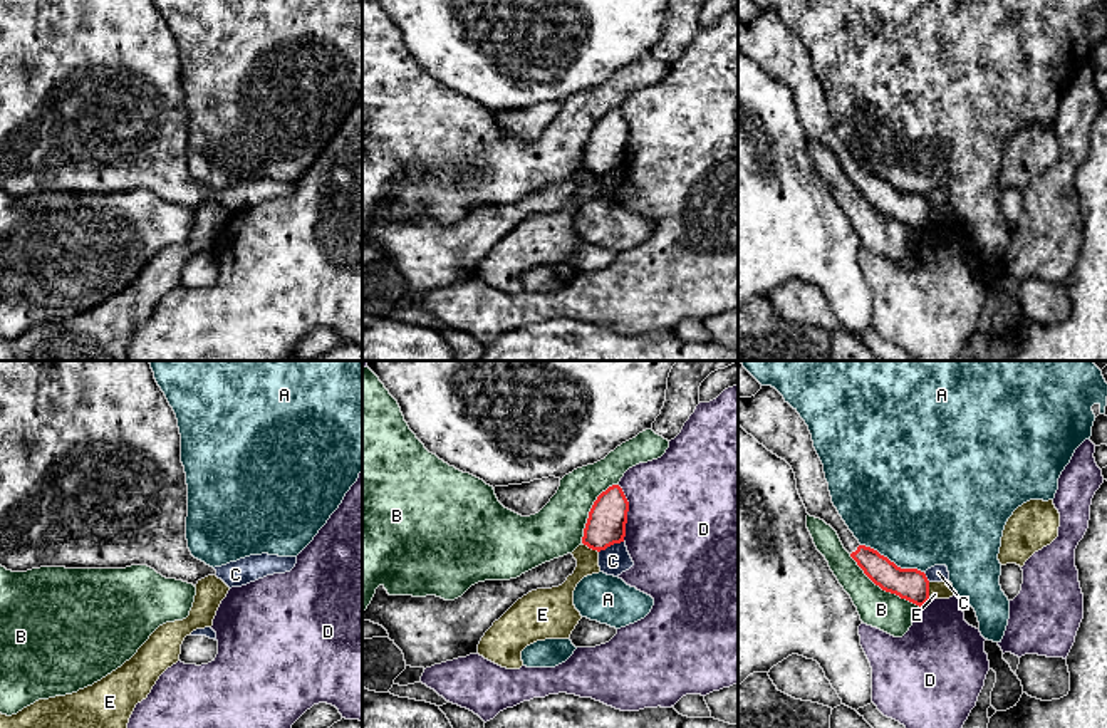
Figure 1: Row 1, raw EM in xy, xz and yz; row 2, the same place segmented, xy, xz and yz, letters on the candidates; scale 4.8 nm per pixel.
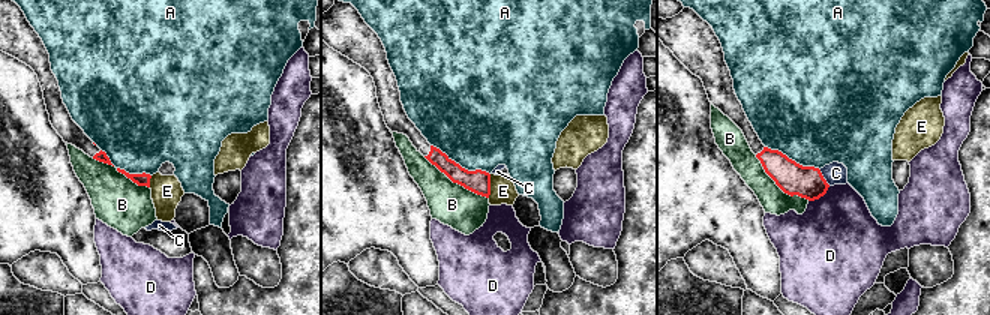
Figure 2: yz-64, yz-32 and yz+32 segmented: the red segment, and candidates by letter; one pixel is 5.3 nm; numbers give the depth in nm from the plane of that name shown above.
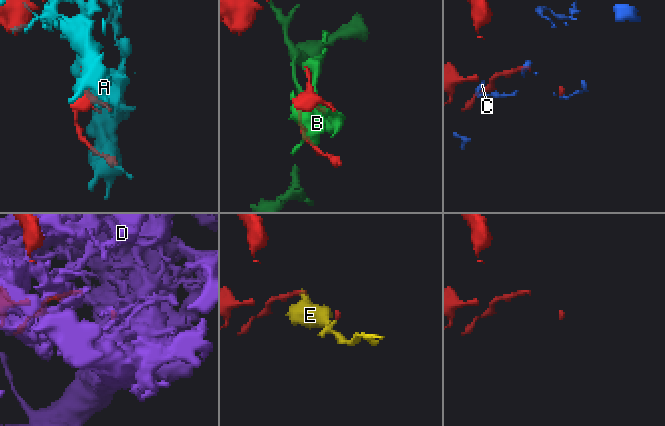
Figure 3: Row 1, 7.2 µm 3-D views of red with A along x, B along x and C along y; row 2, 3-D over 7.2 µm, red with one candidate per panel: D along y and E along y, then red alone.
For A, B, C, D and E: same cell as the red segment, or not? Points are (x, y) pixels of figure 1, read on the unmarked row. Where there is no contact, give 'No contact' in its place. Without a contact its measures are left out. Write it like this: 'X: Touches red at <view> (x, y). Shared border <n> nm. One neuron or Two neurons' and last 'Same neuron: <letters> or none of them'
A: Touches red at yz (893, 187). Shared border 340 nm. Two neurons
B: Touches red at yz (883, 213). Shared border 420 nm. Two neurons
C: Touches red at xz (611, 168). Shared border 130 nm. Two neurons
D: Touches red at xz (626, 138). Shared border 280 nm. Two neurons
E: Touches red at xz (591, 171). Shared border 90 nm. Two neurons
Same neuron: none of them

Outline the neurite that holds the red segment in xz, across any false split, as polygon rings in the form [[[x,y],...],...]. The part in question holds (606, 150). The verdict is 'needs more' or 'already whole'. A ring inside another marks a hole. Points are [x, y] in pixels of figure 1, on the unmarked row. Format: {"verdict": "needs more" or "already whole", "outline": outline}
{"verdict": "already whole", "outline": [[[619,109],[609,111],[594,126],[584,153],[582,168],[592,174],[605,174],[624,166],[629,126]]]}

